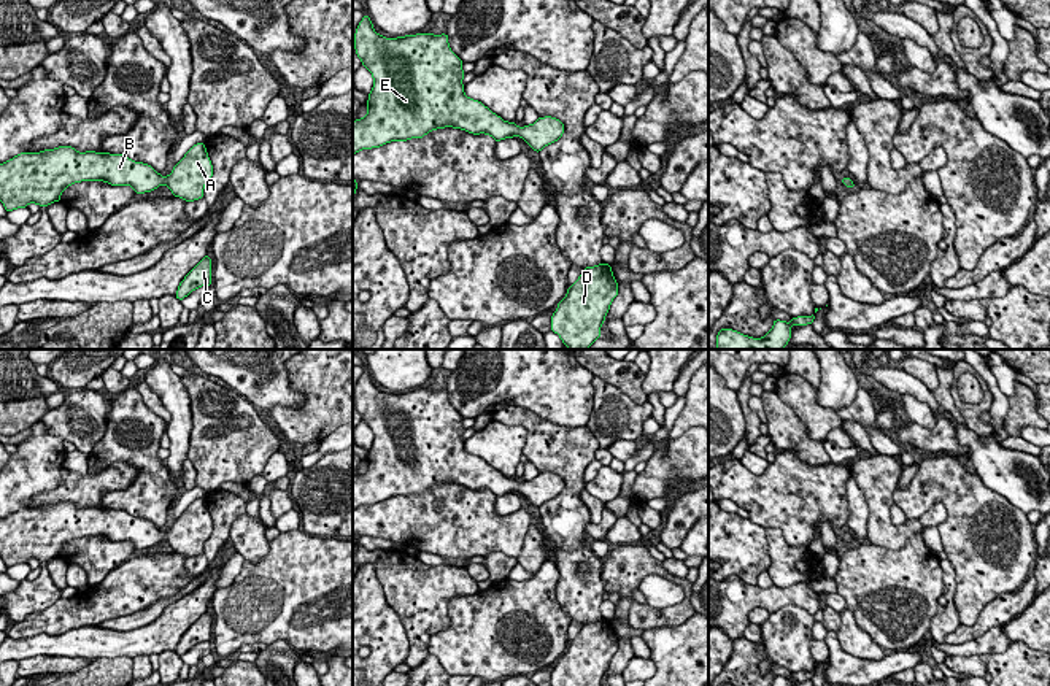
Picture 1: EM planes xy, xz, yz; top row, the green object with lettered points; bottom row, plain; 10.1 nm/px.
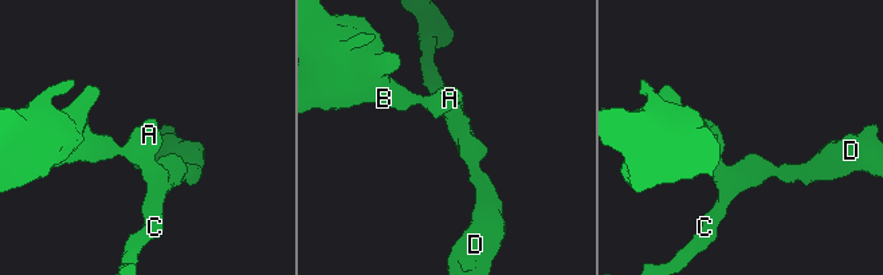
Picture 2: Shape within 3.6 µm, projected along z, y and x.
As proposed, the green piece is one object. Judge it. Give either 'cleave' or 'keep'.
keep

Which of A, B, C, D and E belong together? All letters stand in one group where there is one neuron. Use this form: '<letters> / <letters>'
A B C D E

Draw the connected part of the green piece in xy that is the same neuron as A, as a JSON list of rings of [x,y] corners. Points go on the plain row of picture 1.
[[[205,499],[194,500],[165,534],[151,521],[130,516],[124,510],[78,508],[71,502],[59,502],[21,508],[0,519],[0,557],[6,567],[25,564],[29,559],[48,562],[60,556],[65,543],[81,537],[132,541],[135,549],[165,540],[175,553],[194,557],[203,553],[203,543],[211,532],[213,521]]]

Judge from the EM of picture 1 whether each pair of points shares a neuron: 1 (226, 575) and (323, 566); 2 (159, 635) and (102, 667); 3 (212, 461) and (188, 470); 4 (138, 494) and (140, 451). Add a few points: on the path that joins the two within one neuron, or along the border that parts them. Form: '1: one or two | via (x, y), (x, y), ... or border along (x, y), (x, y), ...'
1: two | border along (245, 561), (240, 574), (227, 586), (216, 589)
2: two | border along (132, 658), (94, 659)
3: two | border along (188, 458), (196, 472), (196, 485)
4: one | via (143, 483), (143, 462)

